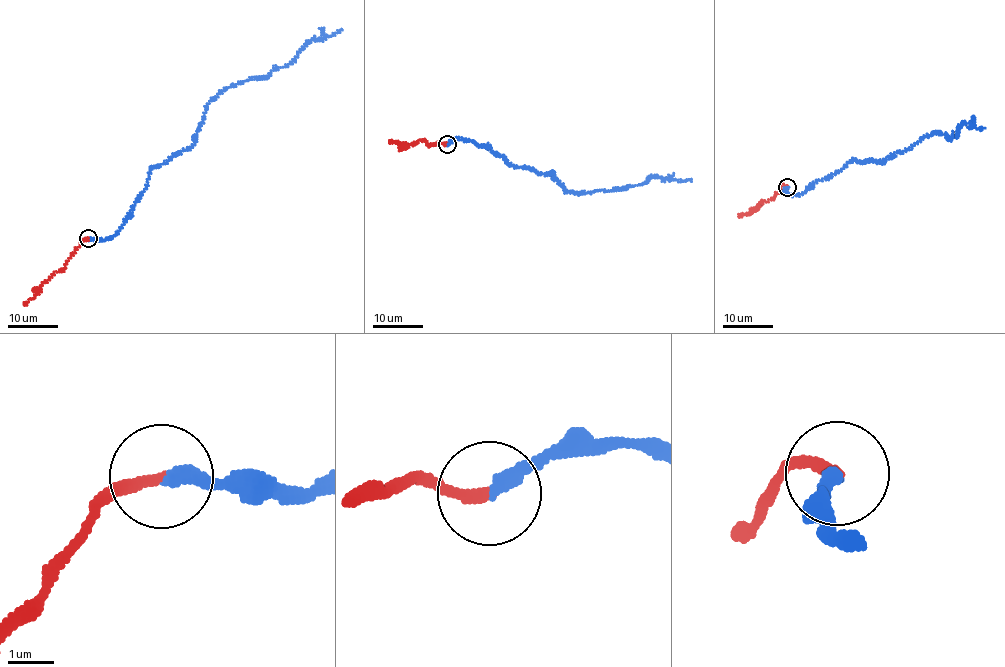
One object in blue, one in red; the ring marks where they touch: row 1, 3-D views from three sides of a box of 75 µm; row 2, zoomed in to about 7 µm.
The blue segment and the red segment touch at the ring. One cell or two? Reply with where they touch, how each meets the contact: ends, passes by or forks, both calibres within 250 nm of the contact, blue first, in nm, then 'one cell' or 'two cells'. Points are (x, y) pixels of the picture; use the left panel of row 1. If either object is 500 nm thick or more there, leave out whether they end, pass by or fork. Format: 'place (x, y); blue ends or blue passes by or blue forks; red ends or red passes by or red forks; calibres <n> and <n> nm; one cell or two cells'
place (88, 238); blue ends; red ends; calibres 320 and 240 nm; two cells

